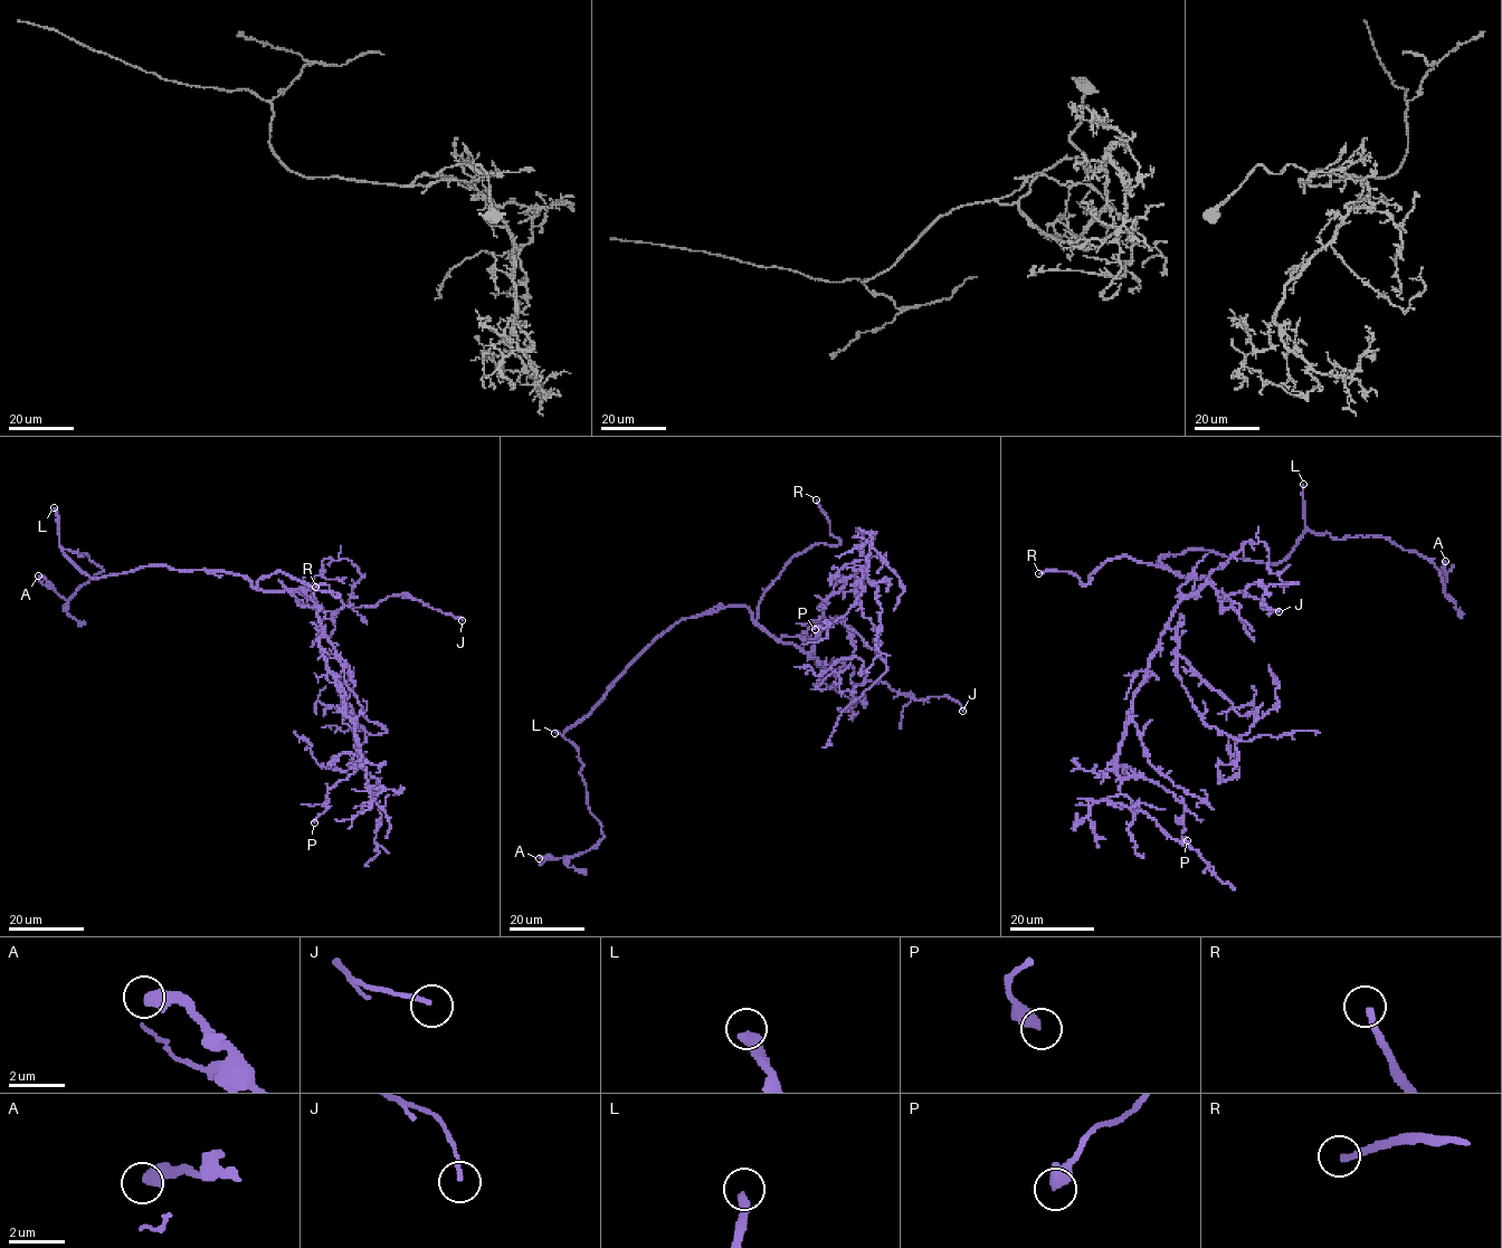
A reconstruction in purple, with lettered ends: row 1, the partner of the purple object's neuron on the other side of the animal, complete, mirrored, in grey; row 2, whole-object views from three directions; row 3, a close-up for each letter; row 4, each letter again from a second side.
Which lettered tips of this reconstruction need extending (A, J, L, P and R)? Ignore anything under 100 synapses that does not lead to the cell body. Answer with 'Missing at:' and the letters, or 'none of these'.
Missing at: L, R

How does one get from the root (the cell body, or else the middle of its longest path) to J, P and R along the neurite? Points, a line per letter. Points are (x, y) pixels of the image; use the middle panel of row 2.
J: (751, 611), (771, 636), (826, 669), (851, 666), (855, 684), (885, 682), (915, 699), (947, 695), (962, 711)
P: (751, 611), (771, 636), (809, 653), (823, 617), (820, 607), (862, 568), (855, 603), (827, 628), (815, 629)
R: (751, 611), (757, 622), (762, 593), (794, 556), (819, 543), (839, 542), (832, 535), (828, 518), (816, 499)

